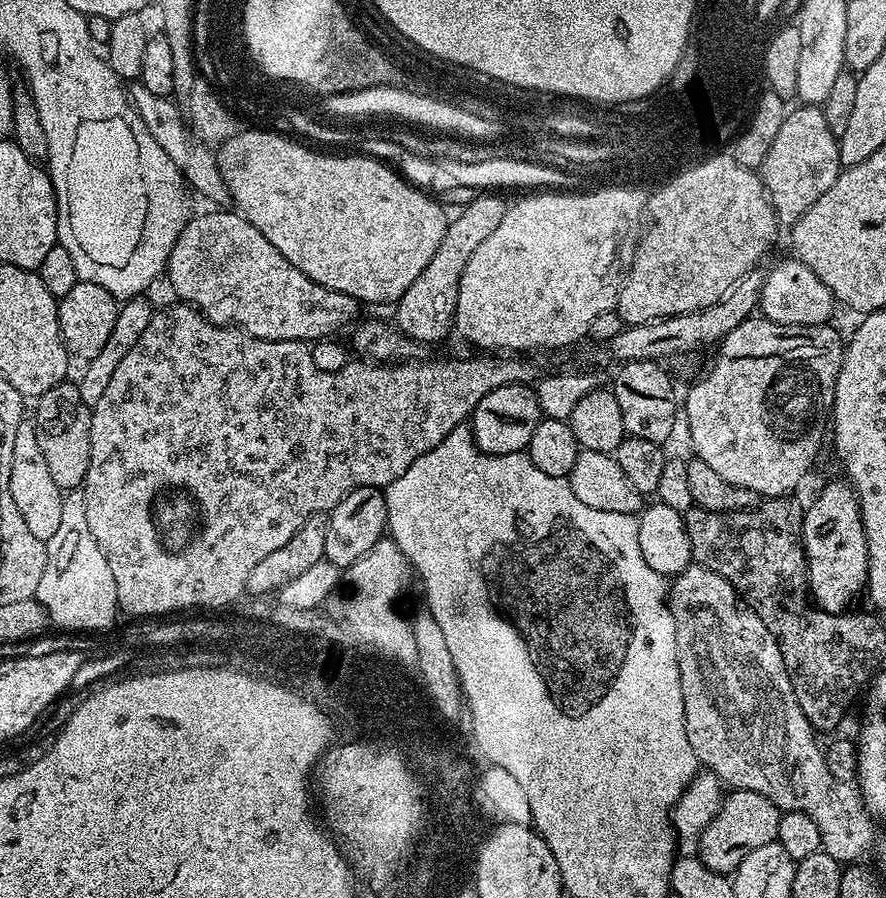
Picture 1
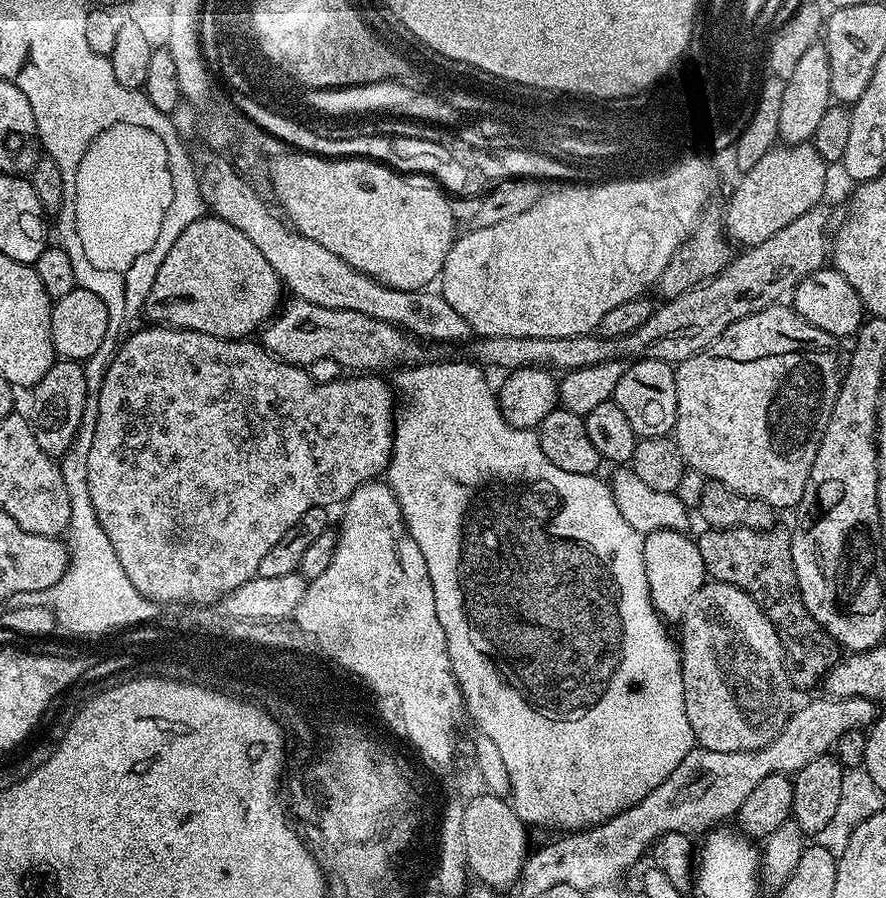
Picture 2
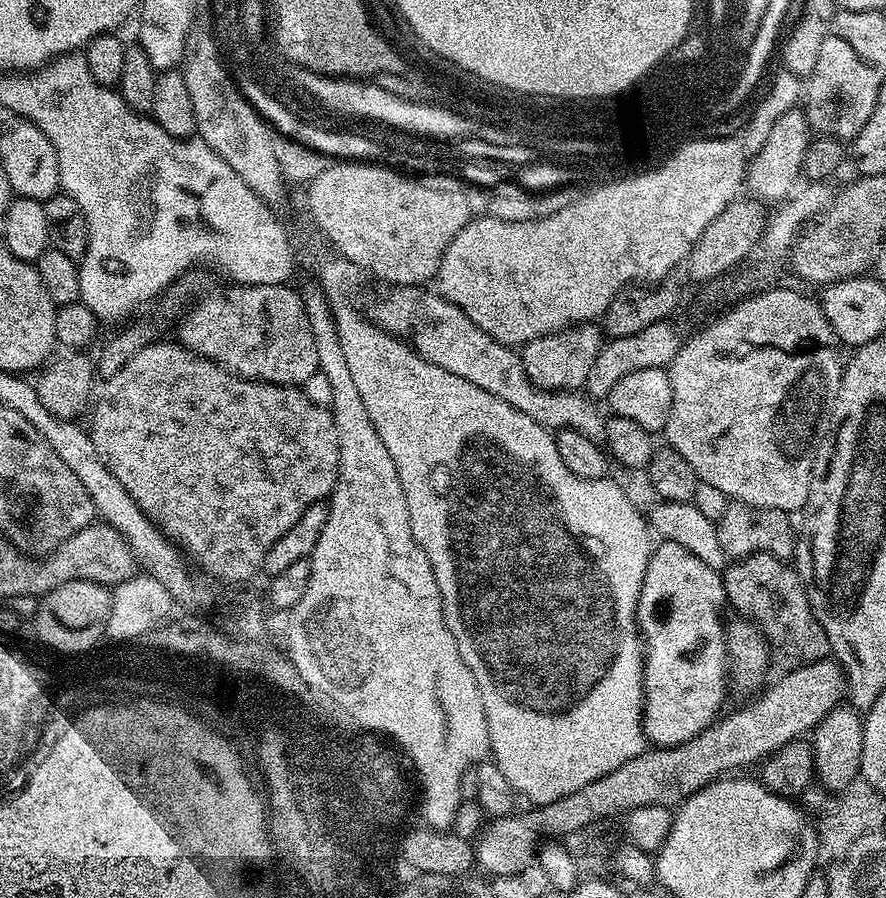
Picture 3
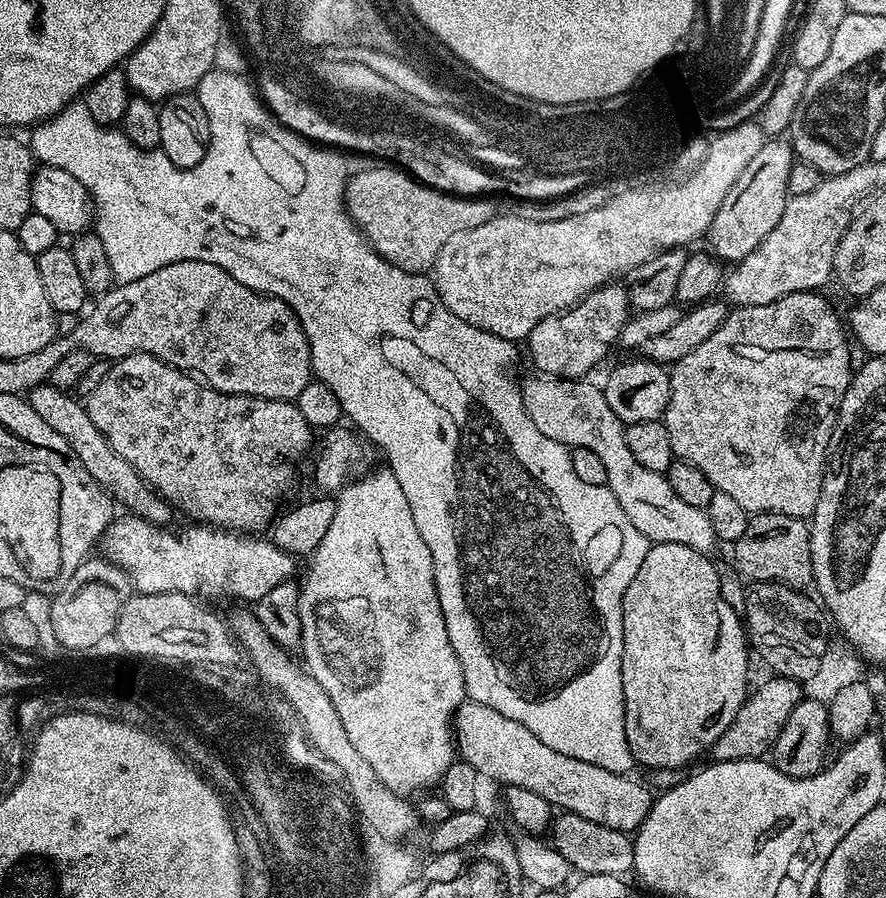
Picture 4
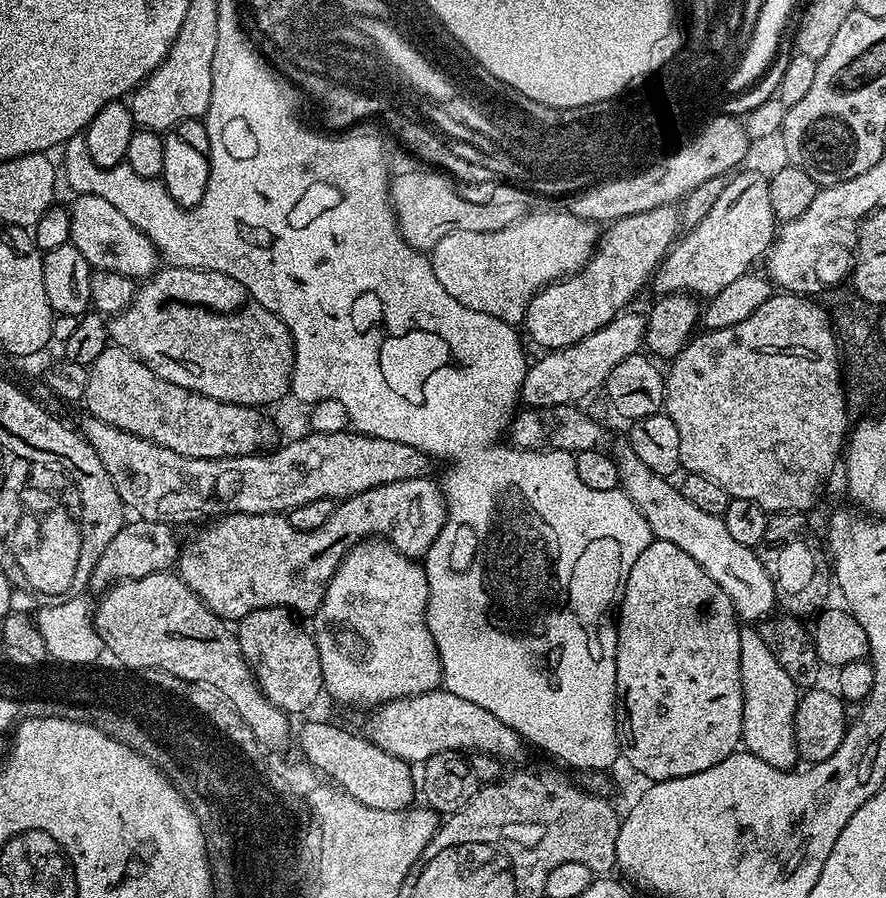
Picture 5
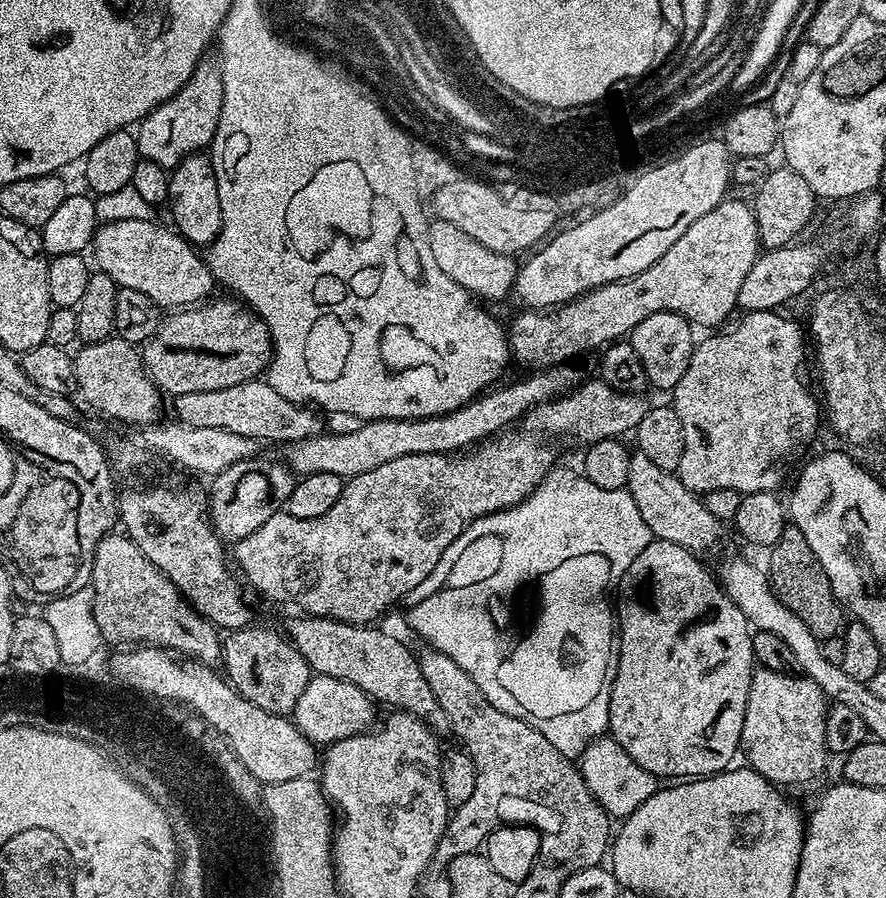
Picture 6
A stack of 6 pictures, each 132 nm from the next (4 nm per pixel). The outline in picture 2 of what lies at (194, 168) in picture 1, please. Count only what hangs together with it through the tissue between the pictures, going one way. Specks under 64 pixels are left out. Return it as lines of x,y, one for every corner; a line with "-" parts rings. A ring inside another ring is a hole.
204,153
202,162
199,161
198,179
200,197
203,198
205,207
209,213
220,218
228,224
238,228
246,237
250,239
257,249
264,255
267,262
275,271
275,274
283,283
293,297
314,302
314,306
326,306
334,310
354,310
358,314
368,314
370,318
378,318
382,322
390,322
394,326
404,329
409,336
416,337
421,342
431,342
436,344
456,344
459,340
467,341
470,336
468,323
446,302
446,298
441,296
436,290
421,290
419,292
407,292
406,290
394,290
387,288
385,284
380,284
374,278
354,270
346,262
338,258
338,254
330,254
326,246
318,246
314,238
306,238
297,231
292,231
287,223
274,216
259,194
243,179
245,178
227,158
221,155

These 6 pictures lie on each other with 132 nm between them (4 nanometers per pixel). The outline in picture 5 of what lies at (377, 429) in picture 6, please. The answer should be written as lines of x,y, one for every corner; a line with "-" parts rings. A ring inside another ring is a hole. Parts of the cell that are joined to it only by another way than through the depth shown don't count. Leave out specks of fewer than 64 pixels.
625,310
615,316
601,330
568,347
551,349
540,360
534,360
523,379
521,399
527,407
544,408
550,405
579,403
594,390
607,383
610,371
619,362
637,355
644,344
647,319
643,313

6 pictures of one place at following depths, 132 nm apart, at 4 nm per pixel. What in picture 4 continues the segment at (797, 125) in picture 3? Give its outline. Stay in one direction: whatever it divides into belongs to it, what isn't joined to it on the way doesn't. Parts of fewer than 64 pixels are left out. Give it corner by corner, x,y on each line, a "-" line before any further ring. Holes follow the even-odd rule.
772,138
754,154
754,159
742,170
738,182
730,186
730,194
722,198
722,206
718,206
718,214
714,214
714,222
708,227
706,241
712,249
711,255
721,262
738,262
746,258
778,226
778,218
782,218
782,210
786,210
790,199
788,183
790,170
794,163
792,145
787,139

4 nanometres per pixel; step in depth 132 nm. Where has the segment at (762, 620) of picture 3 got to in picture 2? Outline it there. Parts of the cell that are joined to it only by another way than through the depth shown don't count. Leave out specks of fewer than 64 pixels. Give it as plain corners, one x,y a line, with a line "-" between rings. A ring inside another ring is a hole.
780,526
766,532
749,528
708,528
696,540
705,573
712,580
738,586
768,615
784,647
784,666
793,689
812,688
821,683
838,659
838,645
800,601
800,587
792,561
792,538

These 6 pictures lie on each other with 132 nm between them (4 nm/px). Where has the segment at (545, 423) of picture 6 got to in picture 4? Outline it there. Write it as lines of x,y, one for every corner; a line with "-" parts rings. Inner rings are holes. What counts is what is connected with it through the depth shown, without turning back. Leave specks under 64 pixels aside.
133,514
117,515
104,531
98,545
103,559
116,564
128,575
133,589
137,593
170,594
181,592
193,598
210,596
216,600
249,600
255,602
262,594
270,594
274,586
282,586
282,582
295,577
297,561
286,550
282,550
271,538
260,534
234,532
227,528
212,527
199,522
193,523
192,528
185,530
181,536
175,536
172,528
152,524
141,516

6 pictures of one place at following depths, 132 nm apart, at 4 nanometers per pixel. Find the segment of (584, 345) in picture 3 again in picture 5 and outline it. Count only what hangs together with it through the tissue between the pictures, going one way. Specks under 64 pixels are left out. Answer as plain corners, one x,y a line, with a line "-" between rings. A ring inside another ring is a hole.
672,206
646,210
607,225
599,237
599,247
580,271
536,293
522,321
527,339
532,339
540,350
551,350
568,347
601,330
631,305
628,303
644,284
646,288
677,239
679,228
680,217

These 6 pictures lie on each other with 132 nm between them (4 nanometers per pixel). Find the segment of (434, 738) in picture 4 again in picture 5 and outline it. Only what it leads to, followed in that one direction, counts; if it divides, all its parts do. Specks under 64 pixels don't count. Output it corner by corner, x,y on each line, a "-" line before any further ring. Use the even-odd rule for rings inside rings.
383,538
355,544
332,575
322,602
311,613
310,631
322,662
324,692
344,704
379,706
398,696
416,696
441,687
440,655
428,629
428,579
419,559
402,554

